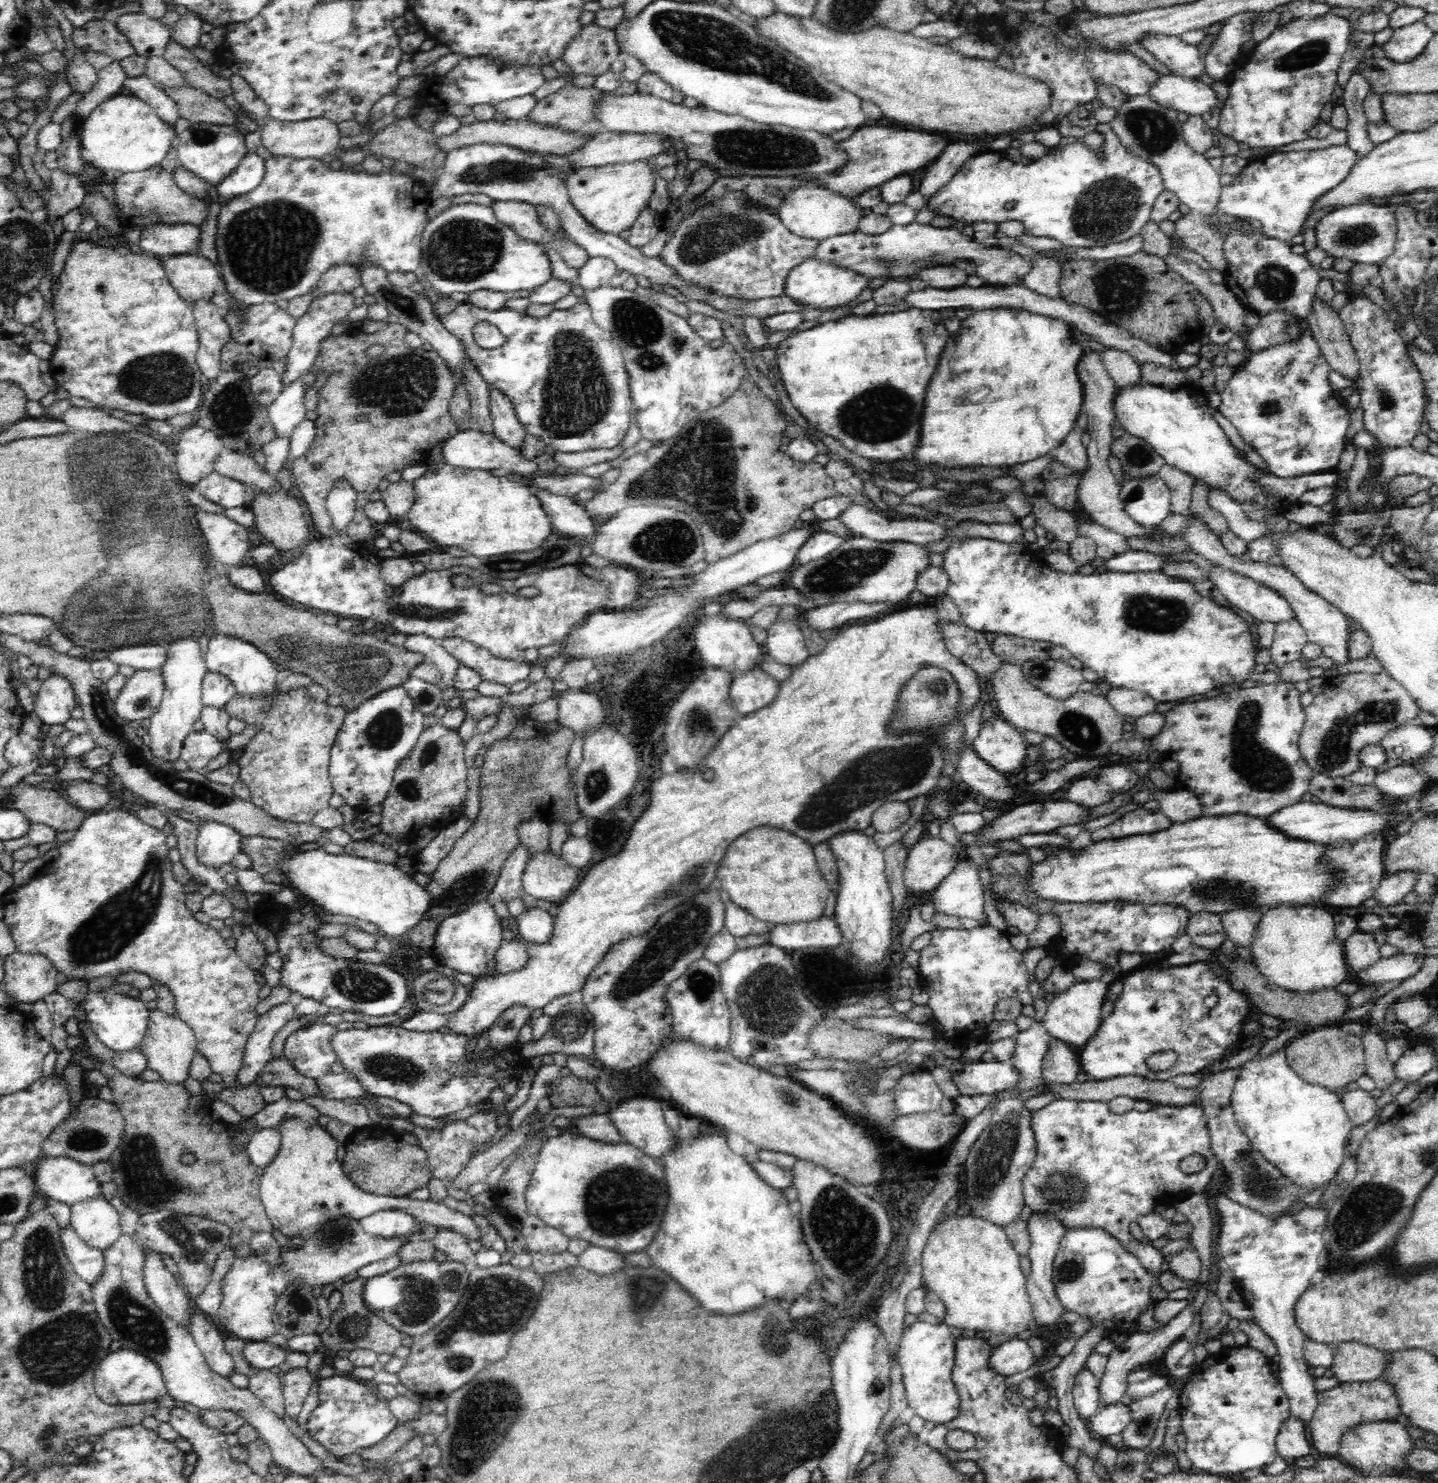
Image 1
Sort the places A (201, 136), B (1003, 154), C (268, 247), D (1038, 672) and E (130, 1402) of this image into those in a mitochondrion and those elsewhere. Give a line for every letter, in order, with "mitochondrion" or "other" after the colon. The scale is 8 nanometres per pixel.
A: mitochondrion
B: other
C: mitochondrion
D: mitochondrion
E: other

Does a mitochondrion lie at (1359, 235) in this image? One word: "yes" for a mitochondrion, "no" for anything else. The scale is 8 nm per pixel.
yes

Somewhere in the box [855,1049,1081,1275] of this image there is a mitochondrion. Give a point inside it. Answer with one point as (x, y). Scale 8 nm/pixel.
(994, 1160)

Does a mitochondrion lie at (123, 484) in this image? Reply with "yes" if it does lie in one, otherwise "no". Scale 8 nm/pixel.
yes

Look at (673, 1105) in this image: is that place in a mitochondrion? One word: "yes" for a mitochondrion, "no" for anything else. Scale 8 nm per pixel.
no

